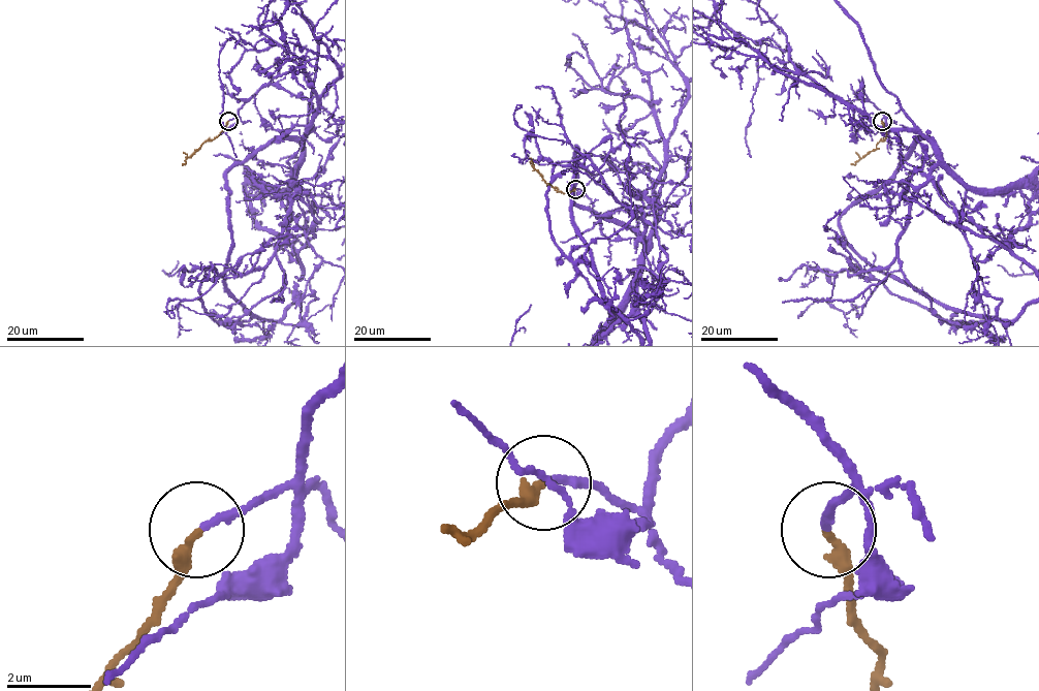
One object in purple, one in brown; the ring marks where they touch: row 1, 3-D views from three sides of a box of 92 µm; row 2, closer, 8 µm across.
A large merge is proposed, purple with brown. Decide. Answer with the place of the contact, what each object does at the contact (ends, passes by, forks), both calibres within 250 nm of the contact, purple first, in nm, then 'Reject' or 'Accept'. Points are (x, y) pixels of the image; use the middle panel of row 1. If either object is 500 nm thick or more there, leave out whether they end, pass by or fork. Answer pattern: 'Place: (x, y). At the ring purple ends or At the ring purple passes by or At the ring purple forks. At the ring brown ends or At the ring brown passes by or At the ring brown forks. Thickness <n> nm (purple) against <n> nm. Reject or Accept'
Place: (575, 189). At the ring purple ends. At the ring brown ends. Thickness 190 nm (purple) against 280 nm. Accept

